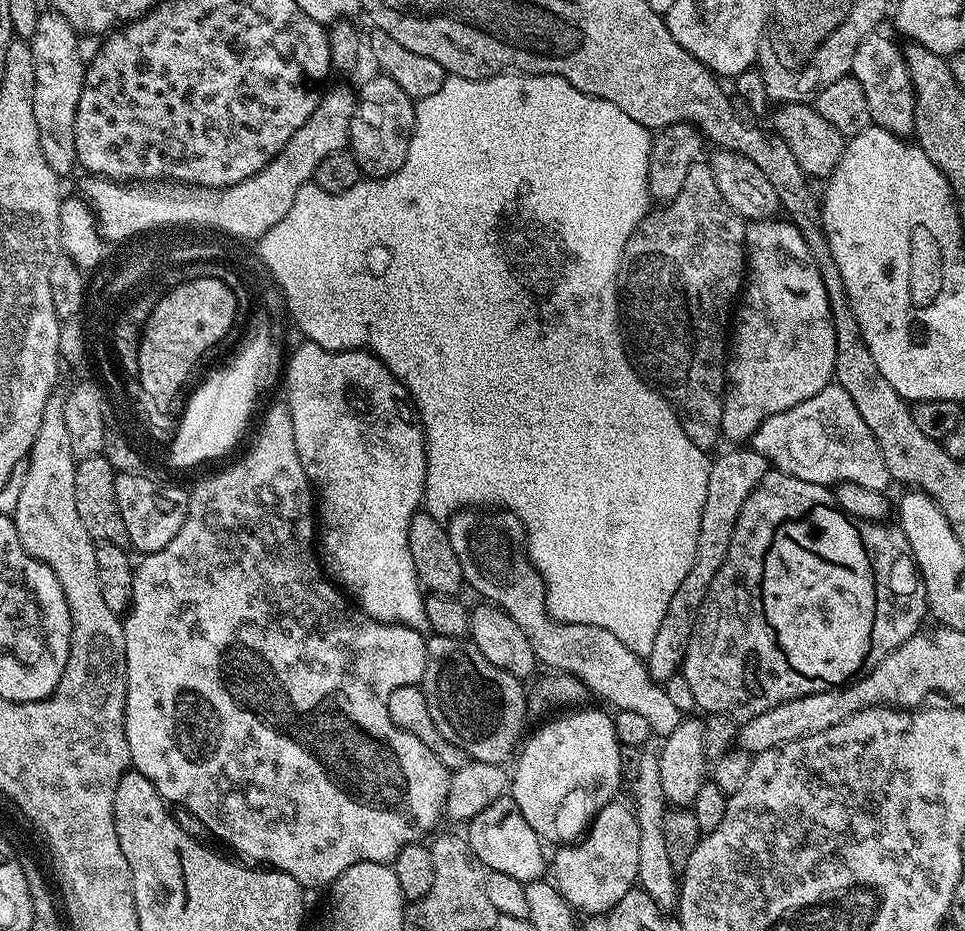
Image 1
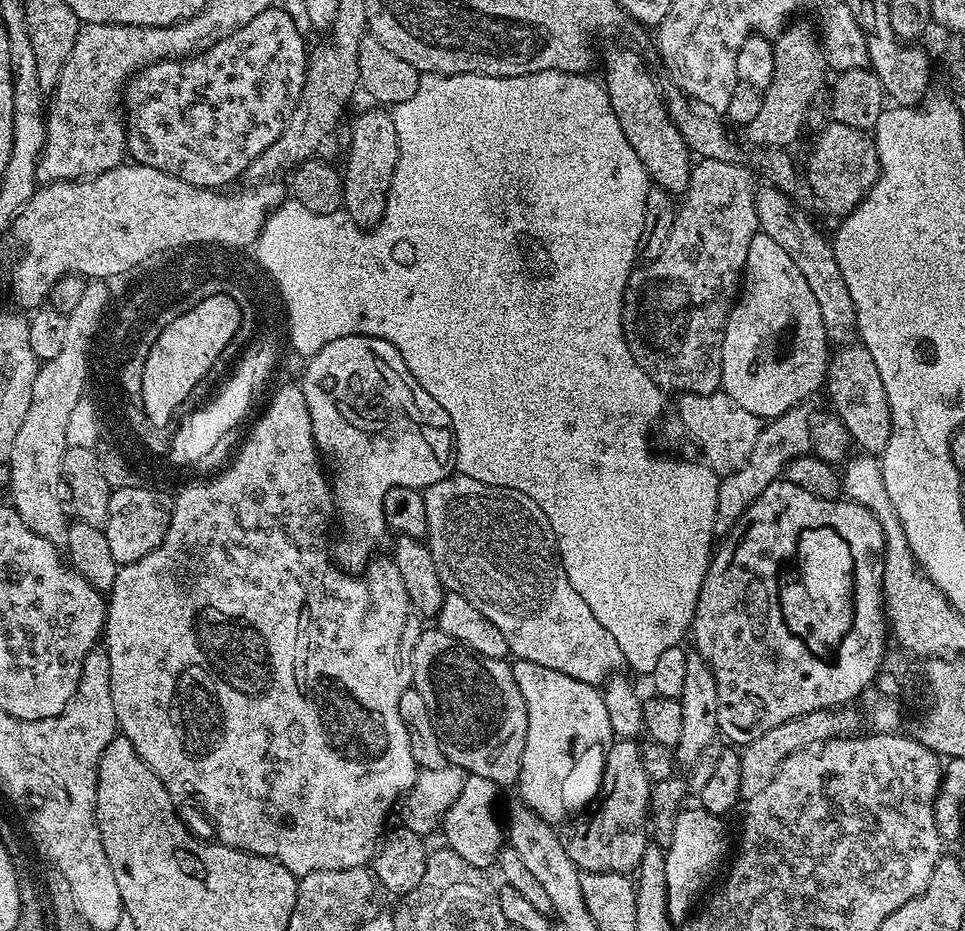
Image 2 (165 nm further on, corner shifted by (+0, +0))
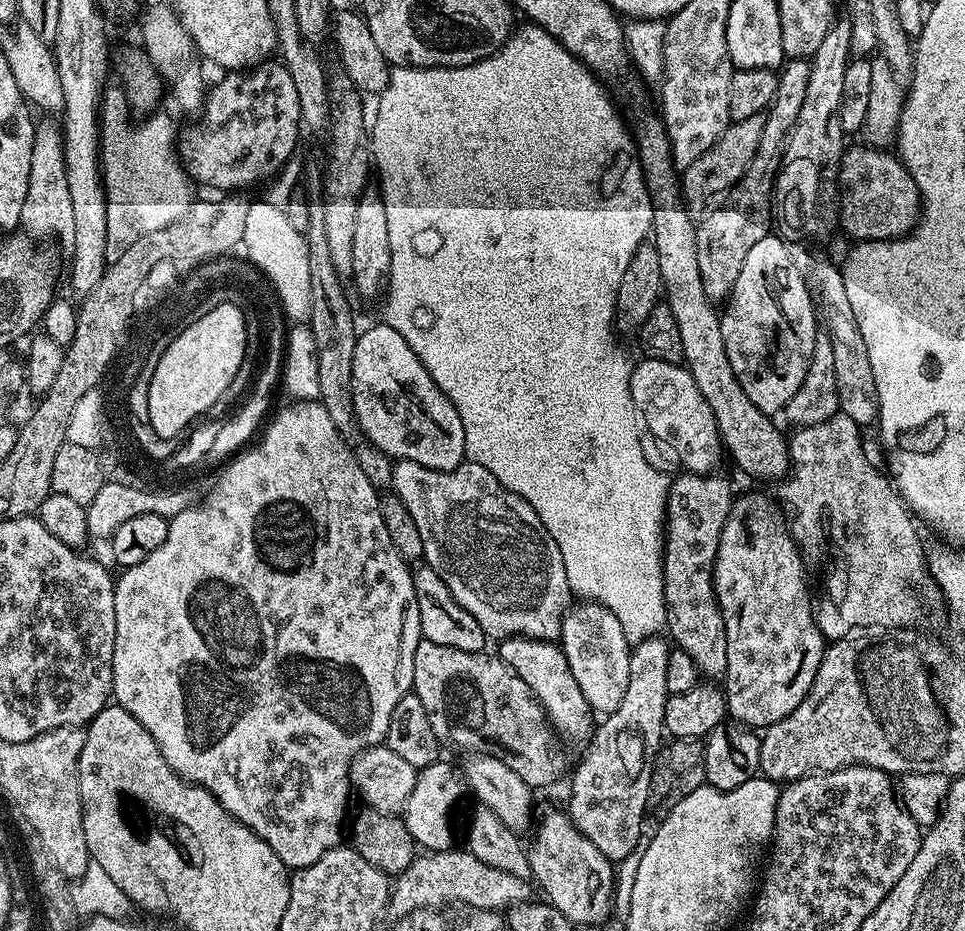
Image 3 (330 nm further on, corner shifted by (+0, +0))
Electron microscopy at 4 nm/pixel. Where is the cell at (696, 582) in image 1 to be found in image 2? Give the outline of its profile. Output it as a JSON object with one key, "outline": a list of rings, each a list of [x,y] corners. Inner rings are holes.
{"outline":[[[811,403],[799,404],[797,408],[786,410],[784,416],[769,419],[761,427],[758,442],[754,442],[754,450],[750,450],[750,458],[738,470],[723,477],[718,486],[718,510],[716,511],[716,532],[726,534],[736,524],[738,518],[751,504],[770,486],[770,482],[781,479],[789,461],[812,452],[812,412]]]}

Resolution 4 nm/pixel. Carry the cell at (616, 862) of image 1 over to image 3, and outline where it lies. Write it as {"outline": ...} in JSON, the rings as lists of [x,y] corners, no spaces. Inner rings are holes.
{"outline":[[[659,635],[650,636],[631,649],[630,682],[627,683],[626,694],[623,695],[621,705],[595,725],[586,744],[588,749],[572,776],[572,789],[568,792],[566,811],[573,826],[586,834],[586,838],[590,838],[590,842],[594,842],[594,846],[598,846],[598,850],[602,850],[602,854],[606,854],[606,858],[613,862],[624,860],[626,854],[634,850],[634,846],[642,843],[640,823],[643,822],[644,811],[648,808],[648,791],[652,788],[652,763],[655,762],[656,751],[660,748],[660,736],[665,735],[664,707],[670,695],[666,686],[666,662],[670,644],[667,639],[660,639],[664,638]]]}

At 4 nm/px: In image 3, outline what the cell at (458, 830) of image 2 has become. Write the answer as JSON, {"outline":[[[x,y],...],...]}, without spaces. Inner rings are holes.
{"outline":[[[437,762],[417,771],[414,790],[410,790],[410,798],[405,802],[402,813],[406,830],[410,830],[417,845],[429,853],[446,852],[453,847],[452,811],[466,796],[463,771],[457,765],[455,768],[452,764],[444,763]]]}

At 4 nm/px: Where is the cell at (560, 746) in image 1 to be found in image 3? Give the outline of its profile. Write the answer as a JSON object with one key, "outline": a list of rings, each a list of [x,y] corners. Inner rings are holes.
{"outline":[[[511,636],[498,644],[498,655],[522,682],[534,694],[534,698],[544,707],[548,722],[557,733],[560,732],[568,740],[587,741],[594,731],[594,713],[577,679],[571,674],[566,654],[559,643],[551,640],[531,640],[525,636]]]}

